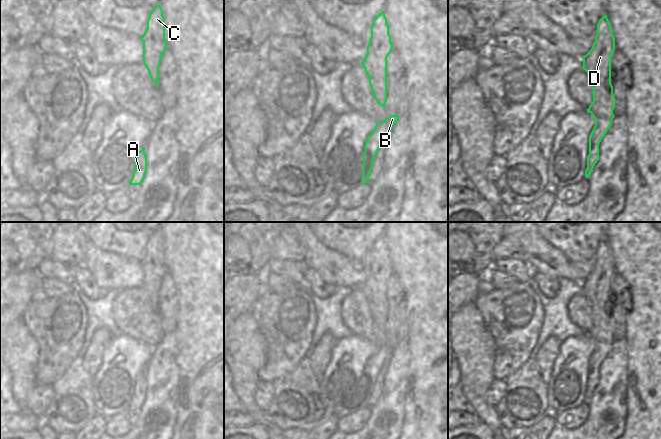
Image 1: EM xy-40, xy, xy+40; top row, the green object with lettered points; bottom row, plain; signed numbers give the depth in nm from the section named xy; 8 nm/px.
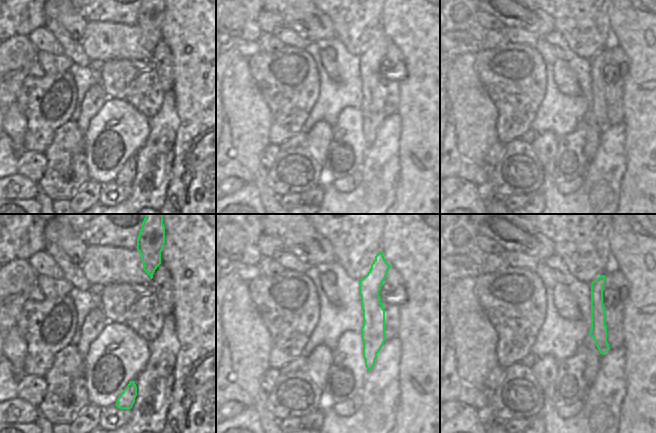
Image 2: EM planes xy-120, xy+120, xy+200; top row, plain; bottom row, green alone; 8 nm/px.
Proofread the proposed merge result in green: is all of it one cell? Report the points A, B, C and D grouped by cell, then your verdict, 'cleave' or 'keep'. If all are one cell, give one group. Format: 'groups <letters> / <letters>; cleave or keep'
groups A B C D; keep

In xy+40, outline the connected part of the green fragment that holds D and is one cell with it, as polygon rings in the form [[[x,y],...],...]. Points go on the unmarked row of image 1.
[[[604,239],[597,248],[597,258],[591,274],[583,281],[583,293],[587,296],[593,314],[593,326],[587,335],[593,340],[595,350],[589,360],[589,378],[585,401],[593,396],[599,384],[599,368],[615,341],[615,322],[611,308],[611,280],[615,274],[615,262],[611,248]]]

